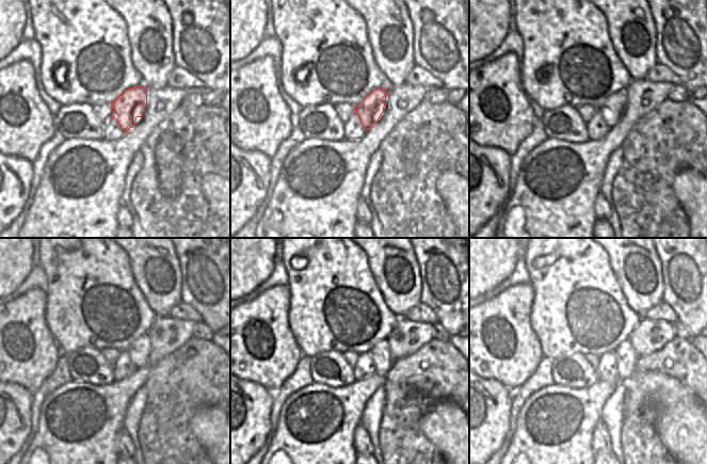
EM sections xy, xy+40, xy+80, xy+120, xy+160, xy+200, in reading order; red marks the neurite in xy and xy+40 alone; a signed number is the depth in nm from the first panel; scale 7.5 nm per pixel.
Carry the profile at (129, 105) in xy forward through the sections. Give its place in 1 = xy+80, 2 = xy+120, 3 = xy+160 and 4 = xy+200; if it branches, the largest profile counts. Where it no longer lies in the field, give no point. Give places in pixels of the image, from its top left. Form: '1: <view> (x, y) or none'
1: xy+80 (612, 109)
2: xy+120 (139, 352)
3: xy+160 (381, 353)
4: xy+200 (626, 357)

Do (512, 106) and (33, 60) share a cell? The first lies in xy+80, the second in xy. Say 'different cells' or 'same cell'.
different cells

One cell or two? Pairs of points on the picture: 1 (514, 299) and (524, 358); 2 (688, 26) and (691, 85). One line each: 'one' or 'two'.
1: one
2: one

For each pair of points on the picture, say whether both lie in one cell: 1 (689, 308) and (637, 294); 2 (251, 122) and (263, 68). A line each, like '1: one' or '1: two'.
1: two
2: one

